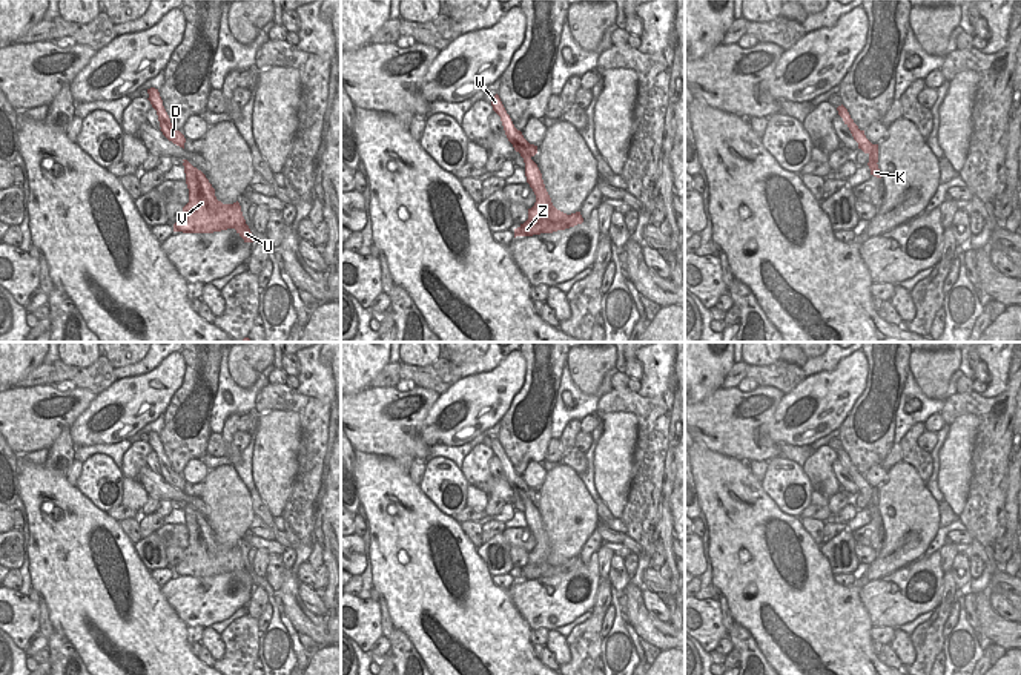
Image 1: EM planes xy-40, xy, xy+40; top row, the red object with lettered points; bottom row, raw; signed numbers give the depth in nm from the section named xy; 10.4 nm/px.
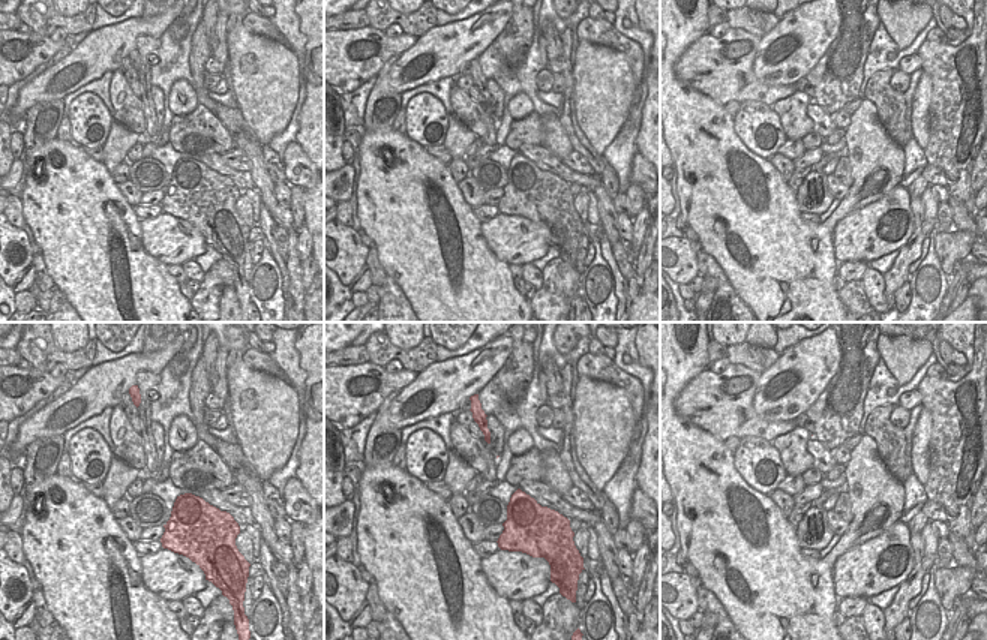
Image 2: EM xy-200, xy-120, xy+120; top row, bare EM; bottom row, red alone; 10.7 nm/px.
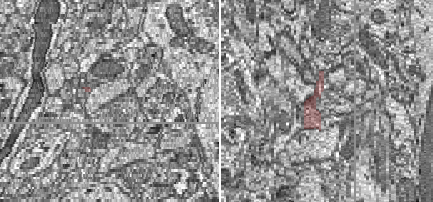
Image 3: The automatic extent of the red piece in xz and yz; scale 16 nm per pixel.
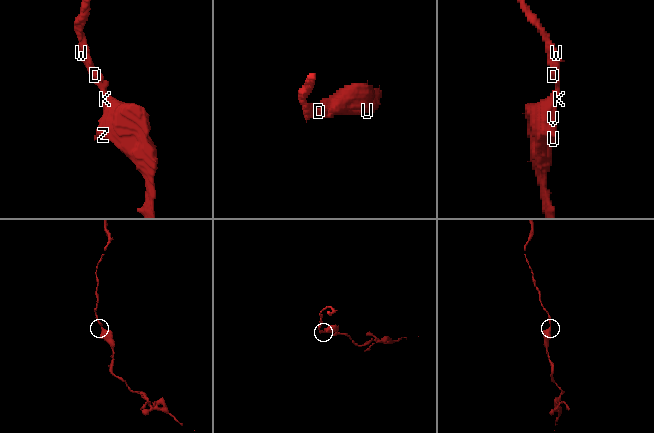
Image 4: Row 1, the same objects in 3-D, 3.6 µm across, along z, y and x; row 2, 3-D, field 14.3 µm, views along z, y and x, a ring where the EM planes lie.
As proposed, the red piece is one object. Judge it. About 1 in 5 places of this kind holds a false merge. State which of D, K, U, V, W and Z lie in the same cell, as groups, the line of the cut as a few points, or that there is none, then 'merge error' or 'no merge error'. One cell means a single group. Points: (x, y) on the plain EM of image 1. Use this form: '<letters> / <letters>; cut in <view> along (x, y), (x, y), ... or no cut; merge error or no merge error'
D K U V W Z; no cut; no merge error

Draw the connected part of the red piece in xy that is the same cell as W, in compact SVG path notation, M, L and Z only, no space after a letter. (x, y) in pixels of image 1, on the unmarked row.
M497 437L491 443L491 449L493 454L501 460L508 485L524 502L527 526L536 538L534 549L528 552L528 563L514 572L514 581L553 577L582 568L583 561L580 555L567 558L553 549L551 542L545 532L542 517L537 508L531 503L537 497L537 489L530 488L524 482L522 476L514 471Z

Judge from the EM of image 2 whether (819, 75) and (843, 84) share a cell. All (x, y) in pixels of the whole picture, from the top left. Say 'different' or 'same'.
same

